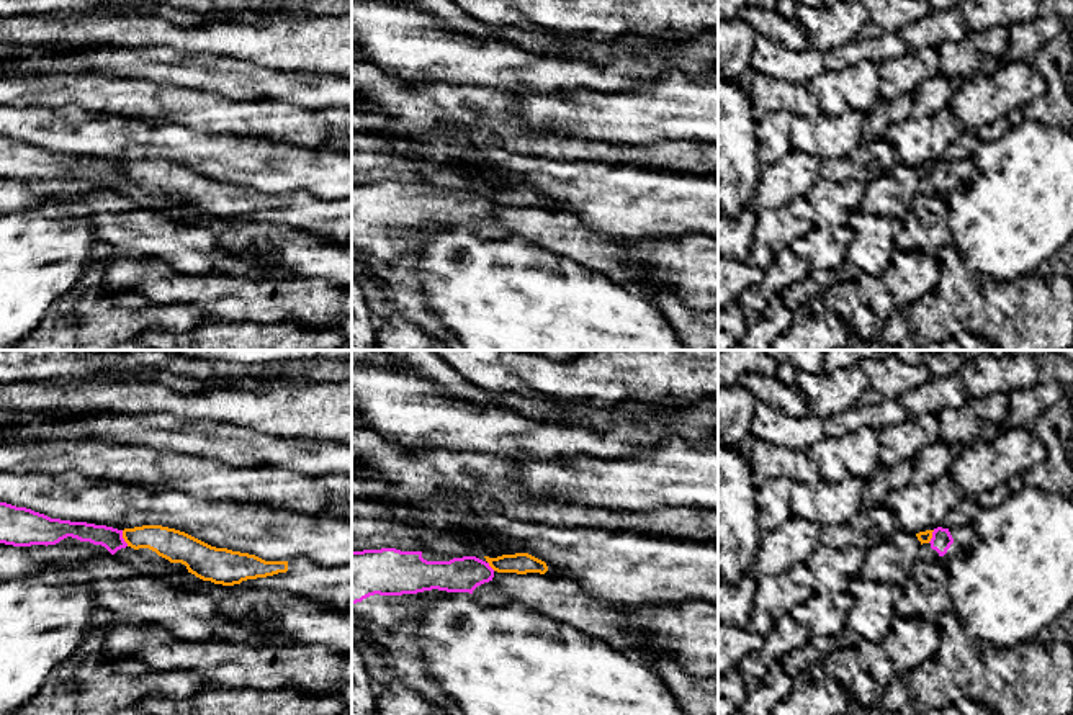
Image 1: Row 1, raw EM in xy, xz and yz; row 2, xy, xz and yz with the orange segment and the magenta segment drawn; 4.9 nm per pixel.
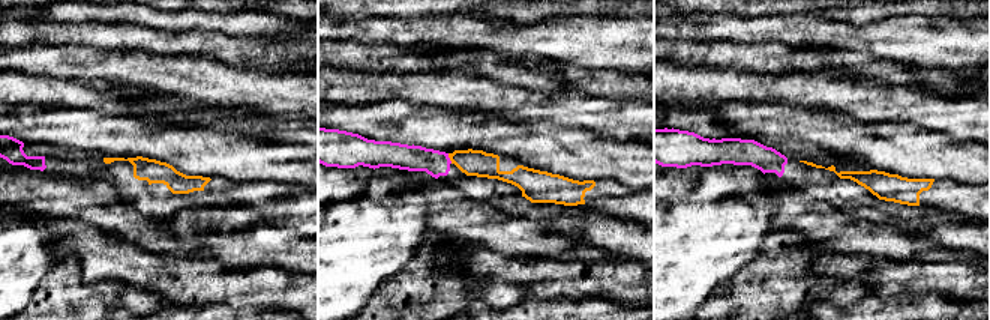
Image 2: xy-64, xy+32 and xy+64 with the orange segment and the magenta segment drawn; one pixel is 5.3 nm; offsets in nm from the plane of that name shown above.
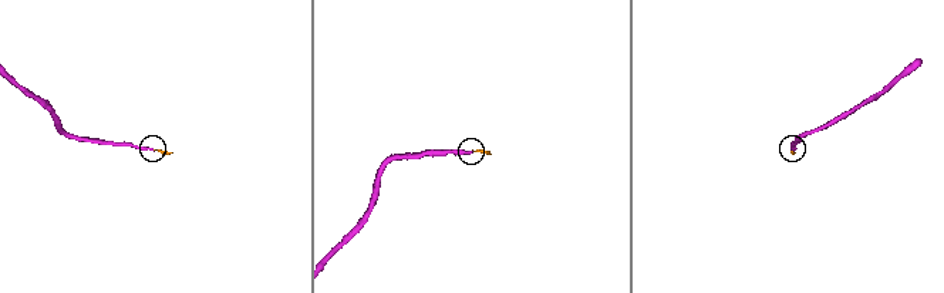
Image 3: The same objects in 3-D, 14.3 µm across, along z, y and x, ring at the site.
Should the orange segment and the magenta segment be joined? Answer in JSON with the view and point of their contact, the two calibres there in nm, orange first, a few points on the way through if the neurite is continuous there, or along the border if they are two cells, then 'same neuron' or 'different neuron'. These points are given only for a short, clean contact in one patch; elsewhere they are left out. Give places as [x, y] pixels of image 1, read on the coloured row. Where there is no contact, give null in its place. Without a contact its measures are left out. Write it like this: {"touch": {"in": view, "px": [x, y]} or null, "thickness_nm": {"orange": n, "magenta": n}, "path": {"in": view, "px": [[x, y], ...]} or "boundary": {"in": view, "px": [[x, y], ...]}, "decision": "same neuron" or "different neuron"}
{"touch": {"in": "xy", "px": [123, 537]}, "thickness_nm": {"orange": 150, "magenta": 110}, "boundary": {"in": "xy", "px": [[121, 530], [121, 537], [128, 545]]}, "decision": "different neuron"}

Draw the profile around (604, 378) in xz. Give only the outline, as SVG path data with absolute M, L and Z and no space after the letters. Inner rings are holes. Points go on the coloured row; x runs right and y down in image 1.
M432 350L471 384L494 394L515 393L527 398L617 406L622 401L659 401L676 398L697 401L718 396L718 350L582 350L566 362L554 362L527 350Z

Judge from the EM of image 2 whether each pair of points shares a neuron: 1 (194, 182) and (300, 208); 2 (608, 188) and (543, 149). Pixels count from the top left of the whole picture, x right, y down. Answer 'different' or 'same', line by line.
1: same
2: different

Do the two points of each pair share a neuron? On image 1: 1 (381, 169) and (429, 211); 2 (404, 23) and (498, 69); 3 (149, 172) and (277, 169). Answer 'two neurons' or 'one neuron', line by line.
1: two neurons
2: one neuron
3: two neurons

